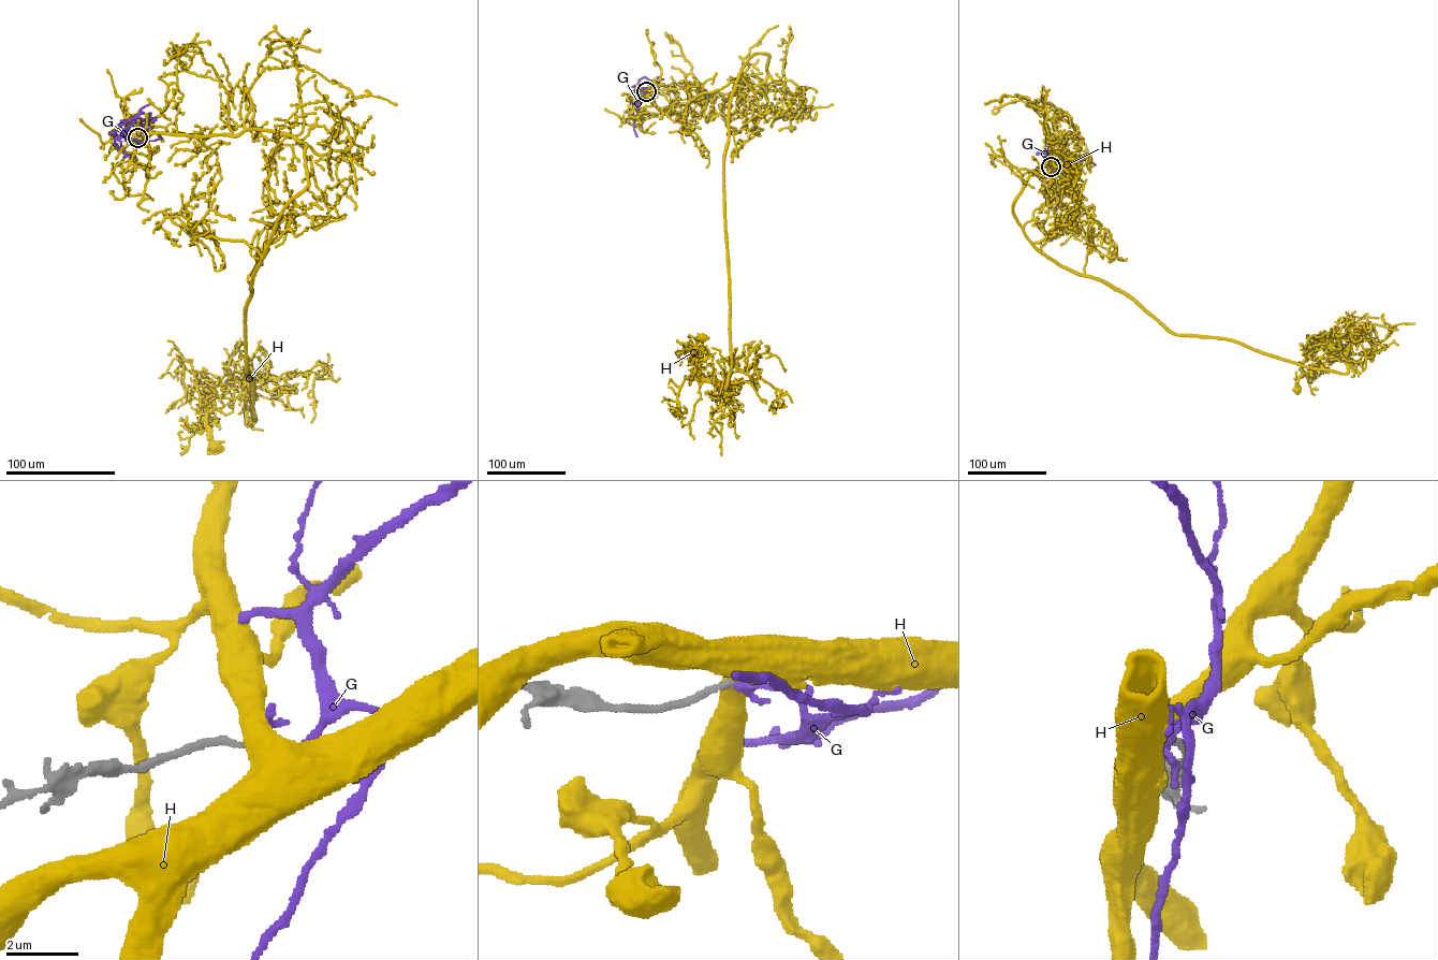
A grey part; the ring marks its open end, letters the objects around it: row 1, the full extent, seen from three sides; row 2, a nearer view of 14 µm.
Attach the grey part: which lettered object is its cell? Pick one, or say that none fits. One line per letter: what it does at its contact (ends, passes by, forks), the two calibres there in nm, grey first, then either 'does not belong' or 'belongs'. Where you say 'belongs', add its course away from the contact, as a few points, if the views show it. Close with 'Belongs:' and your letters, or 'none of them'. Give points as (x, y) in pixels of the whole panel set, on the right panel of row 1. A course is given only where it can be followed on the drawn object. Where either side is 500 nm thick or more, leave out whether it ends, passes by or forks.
G: it passes by; 170 nm thick on the grey side, 170 nm on the other; belongs; it runs (1051, 166), (1047, 151), (1053, 159), (1037, 166), (1039, 170), (1038, 166)
H: 170 nm thick on the grey side, 500 nm on the other; does not belong
Belongs: G

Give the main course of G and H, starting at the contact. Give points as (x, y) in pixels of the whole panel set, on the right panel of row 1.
G: (1051, 166), (1047, 151), (1053, 159), (1037, 166), (1039, 170), (1038, 166)
H: (1051, 166), (1013, 204), (1036, 247), (1177, 334), (1345, 374), (1344, 353), (1296, 389)

